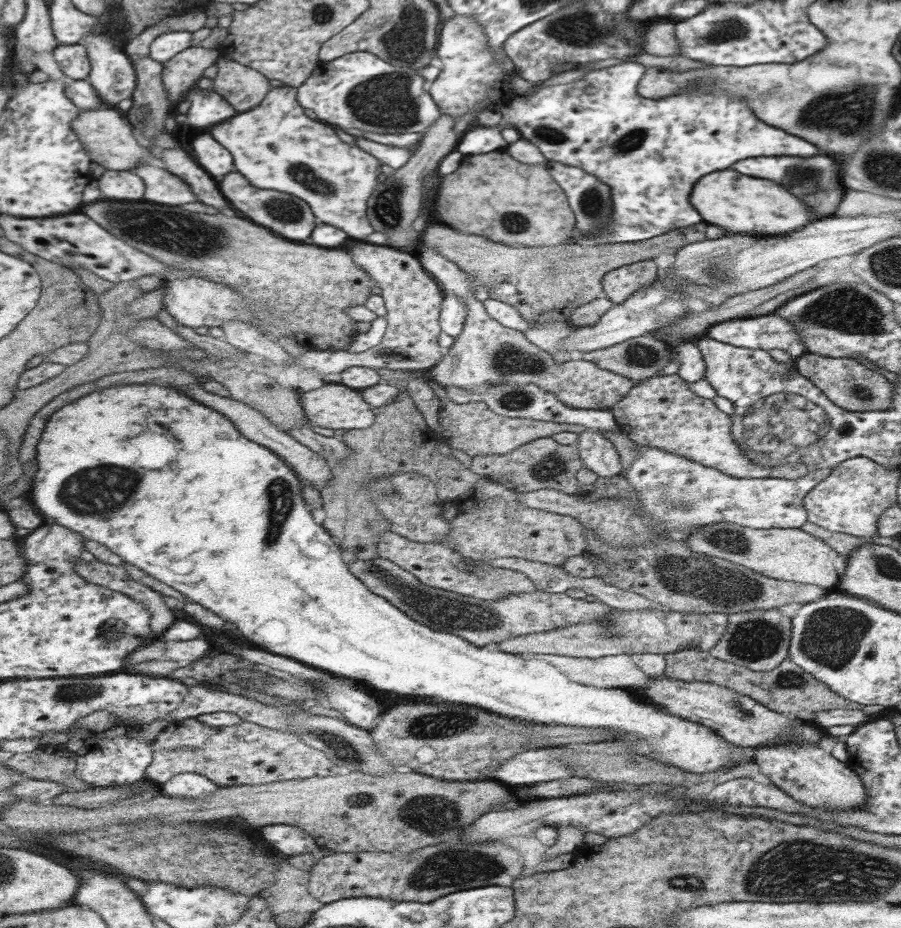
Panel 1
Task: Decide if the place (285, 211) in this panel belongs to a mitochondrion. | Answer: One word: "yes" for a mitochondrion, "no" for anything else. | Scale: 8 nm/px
yes

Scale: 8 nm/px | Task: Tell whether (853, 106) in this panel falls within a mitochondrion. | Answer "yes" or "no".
yes

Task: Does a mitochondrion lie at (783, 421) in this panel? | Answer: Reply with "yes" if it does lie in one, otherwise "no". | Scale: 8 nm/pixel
yes

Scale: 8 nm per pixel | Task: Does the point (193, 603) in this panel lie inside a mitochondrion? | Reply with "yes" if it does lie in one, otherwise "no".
no

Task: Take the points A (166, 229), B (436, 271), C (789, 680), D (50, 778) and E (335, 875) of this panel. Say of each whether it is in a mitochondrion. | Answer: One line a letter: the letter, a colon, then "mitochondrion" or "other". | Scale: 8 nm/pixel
A: mitochondrion
B: other
C: mitochondrion
D: other
E: other

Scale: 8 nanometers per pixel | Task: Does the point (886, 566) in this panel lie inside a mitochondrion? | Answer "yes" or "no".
yes

